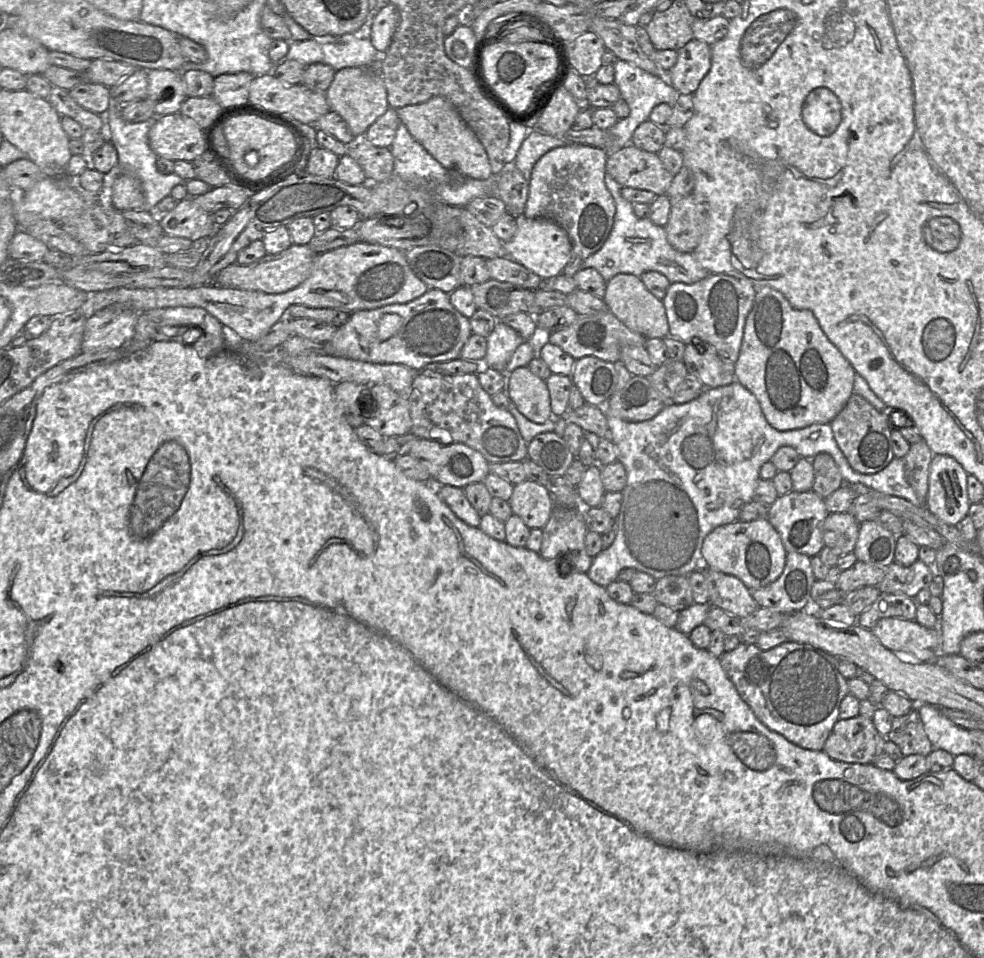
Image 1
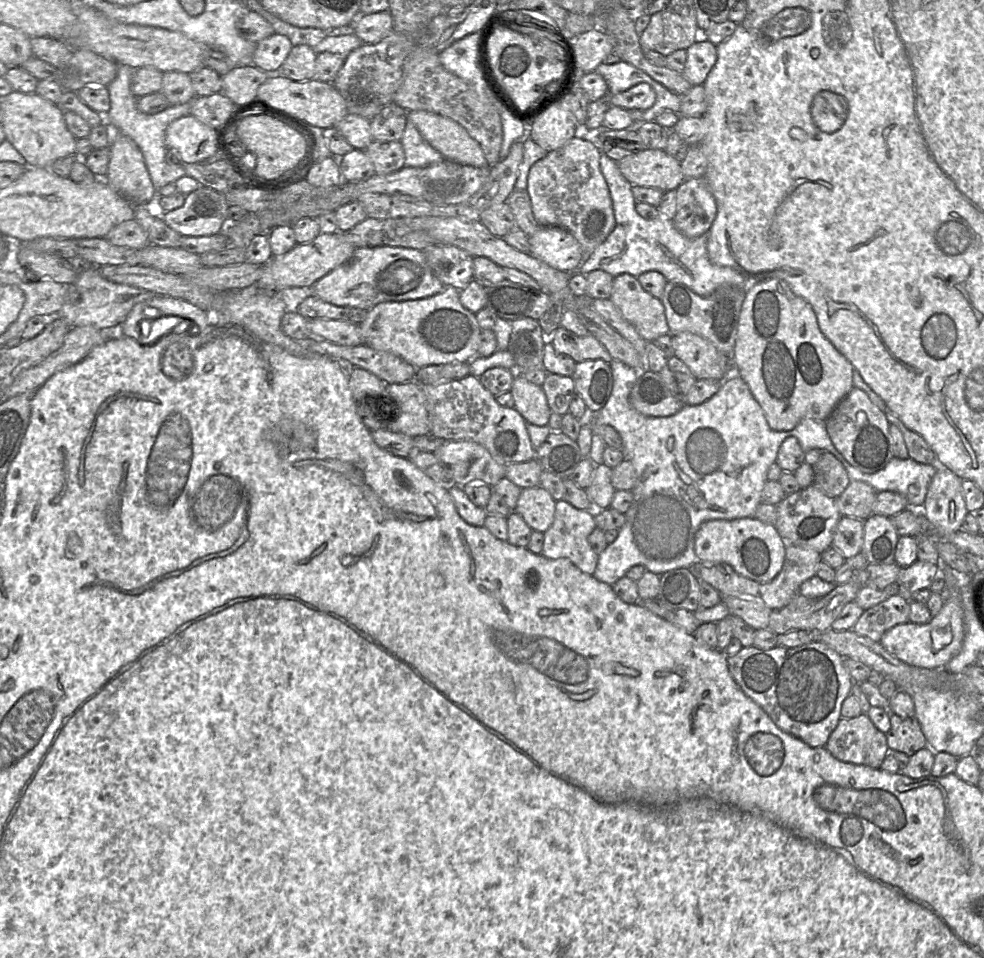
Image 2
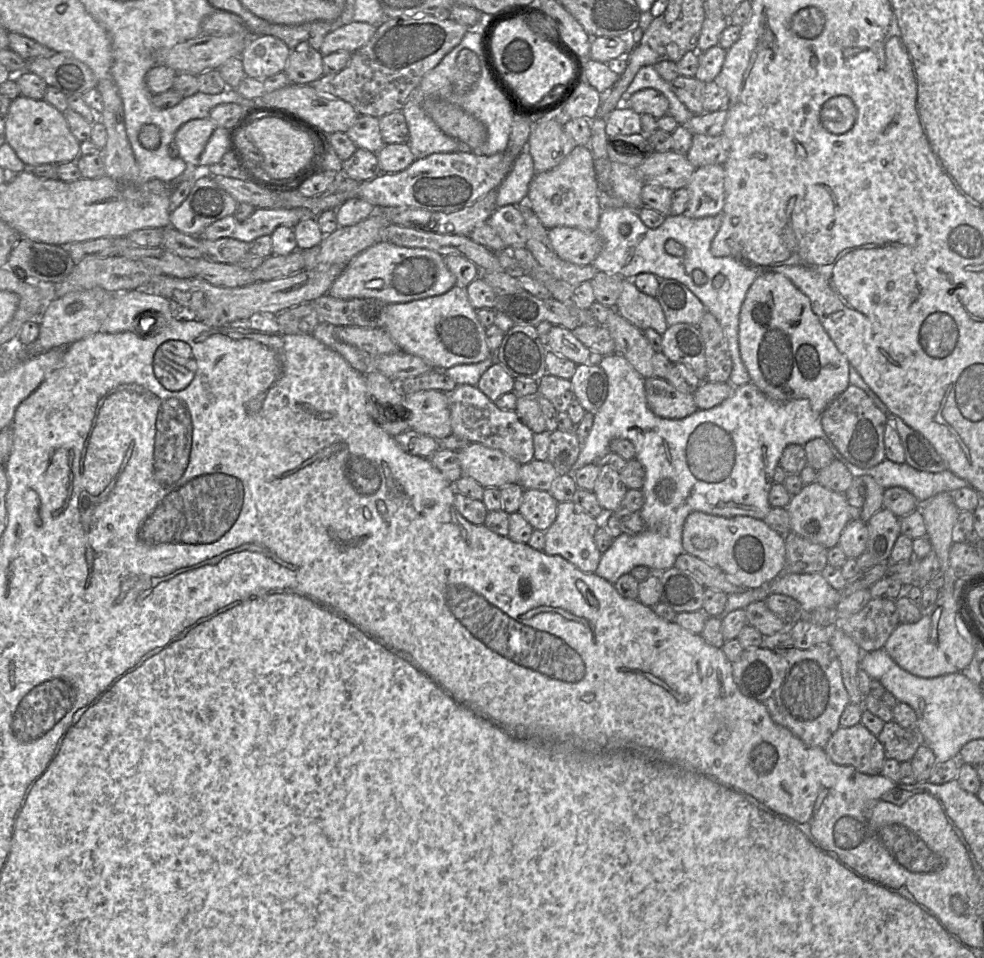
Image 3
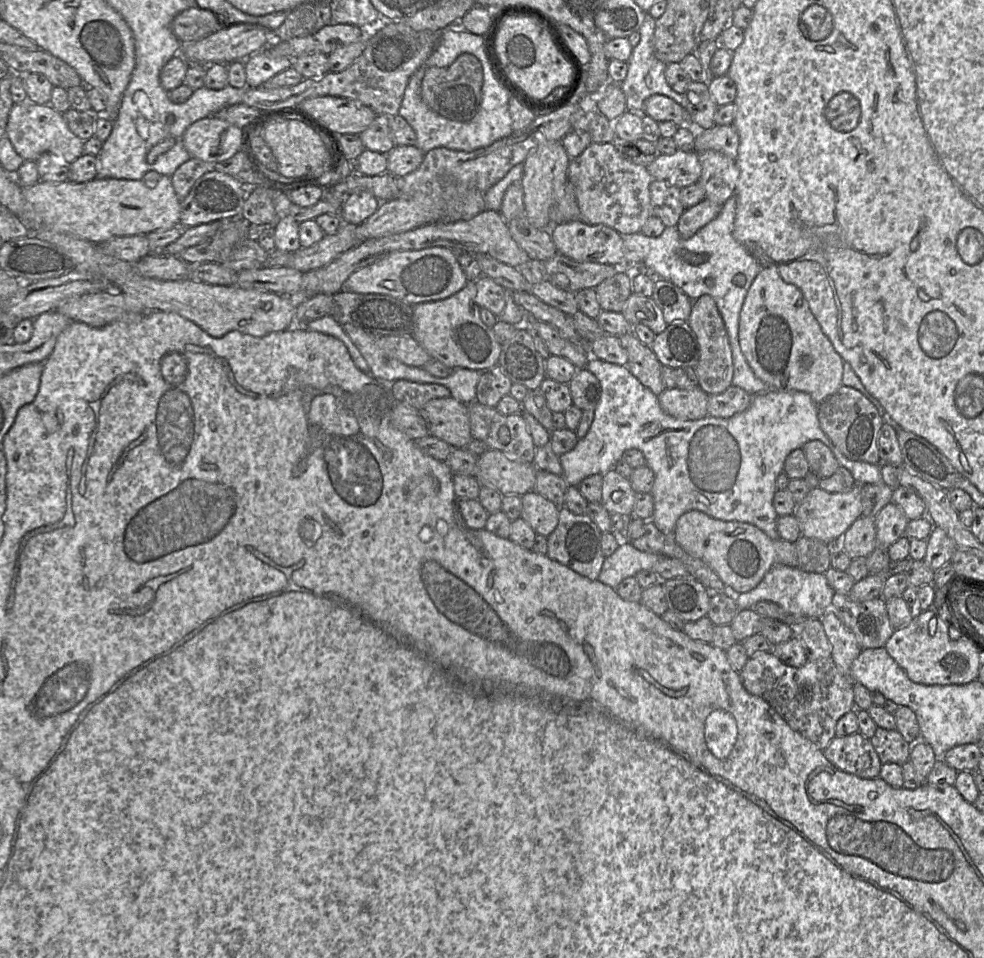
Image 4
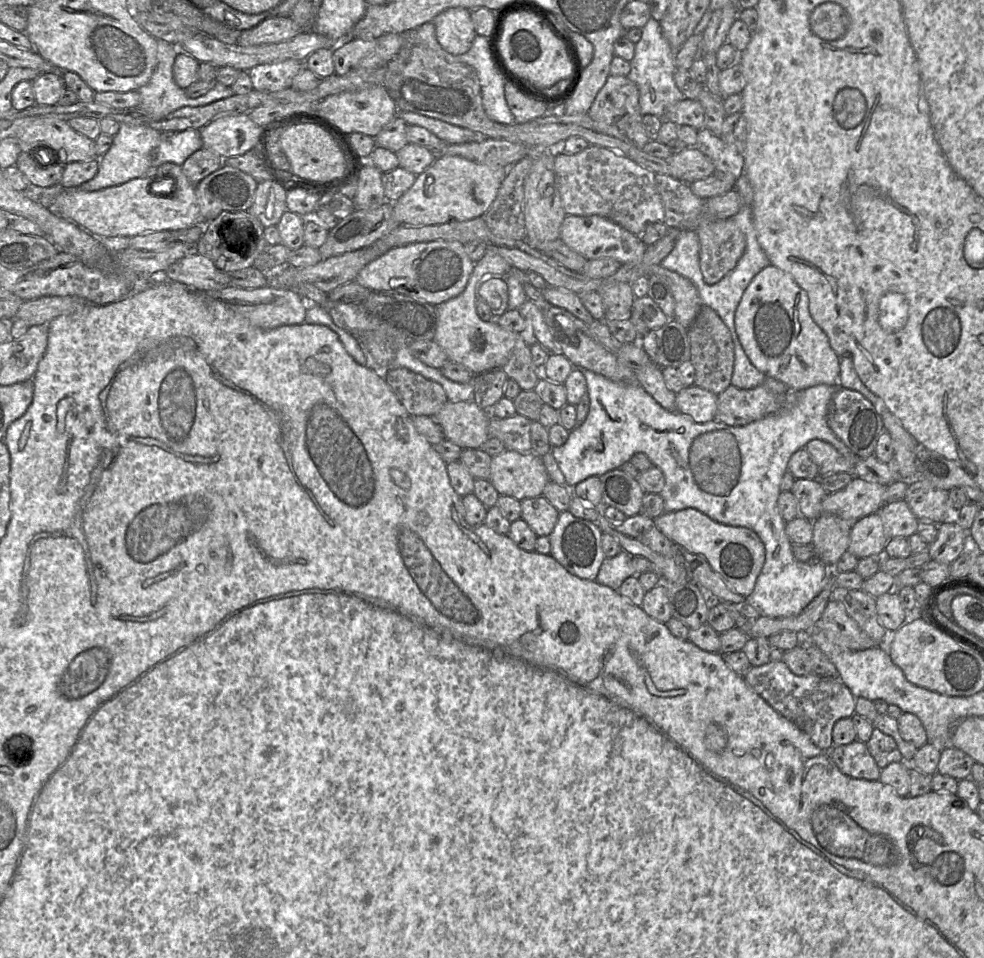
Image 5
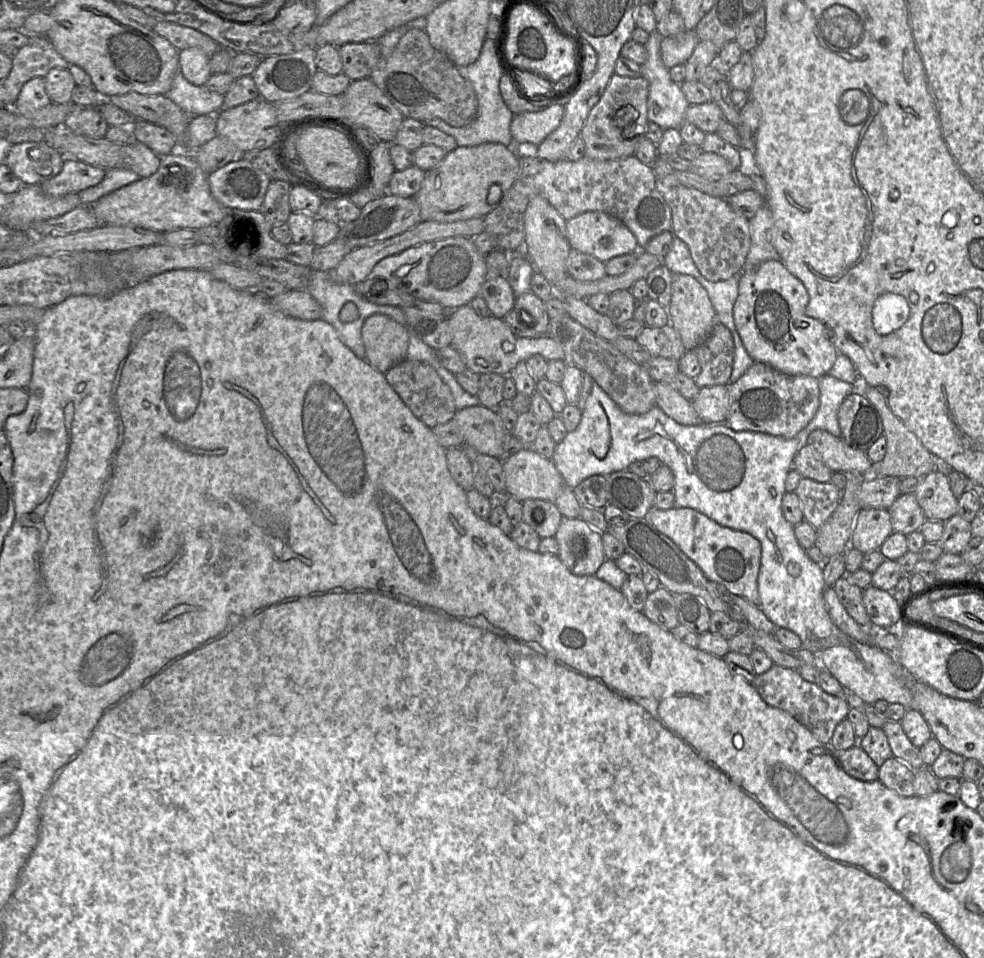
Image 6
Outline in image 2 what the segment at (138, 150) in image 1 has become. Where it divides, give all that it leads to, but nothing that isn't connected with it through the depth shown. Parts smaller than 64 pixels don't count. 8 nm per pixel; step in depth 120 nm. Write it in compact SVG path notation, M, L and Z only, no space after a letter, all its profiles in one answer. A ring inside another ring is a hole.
M118 64L118 71L115 79L106 87L110 97L110 109L104 116L105 121L111 129L119 131L129 136L139 147L144 157L145 165L150 179L158 191L168 183L174 183L179 178L186 175L184 168L180 164L171 164L165 160L166 143L165 131L167 126L174 120L190 115L191 102L179 105L170 105L168 108L156 113L145 114L137 109L137 97L131 91L131 80L135 68Z

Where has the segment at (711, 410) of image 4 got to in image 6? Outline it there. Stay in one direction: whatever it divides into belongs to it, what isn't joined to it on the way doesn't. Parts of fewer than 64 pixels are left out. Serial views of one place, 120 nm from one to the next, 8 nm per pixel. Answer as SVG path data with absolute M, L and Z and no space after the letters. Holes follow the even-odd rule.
M754 362L736 382L728 383L727 389L729 412L726 424L735 431L754 431L793 438L813 419L820 404L819 378L786 374L761 362Z

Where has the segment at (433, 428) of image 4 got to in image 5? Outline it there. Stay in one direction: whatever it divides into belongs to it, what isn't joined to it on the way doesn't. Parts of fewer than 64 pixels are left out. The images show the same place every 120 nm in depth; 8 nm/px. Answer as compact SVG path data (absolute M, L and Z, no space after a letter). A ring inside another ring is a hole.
M448 401L434 416L442 426L445 438L462 449L479 449L490 438L488 424L490 412L480 408L474 401L451 402Z

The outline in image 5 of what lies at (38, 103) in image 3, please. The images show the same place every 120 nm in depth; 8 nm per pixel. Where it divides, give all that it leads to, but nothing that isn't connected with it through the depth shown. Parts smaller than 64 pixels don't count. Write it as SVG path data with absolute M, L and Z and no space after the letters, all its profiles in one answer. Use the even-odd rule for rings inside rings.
M53 116L32 118L16 140L23 151L45 149L50 156L56 153L57 161L63 165L99 159L95 140L75 131L68 121Z

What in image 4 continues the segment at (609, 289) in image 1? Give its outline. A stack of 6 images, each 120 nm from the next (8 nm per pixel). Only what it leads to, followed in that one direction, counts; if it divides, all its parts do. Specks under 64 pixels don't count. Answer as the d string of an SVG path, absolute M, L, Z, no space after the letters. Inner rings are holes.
M632 292L621 313L632 326L643 324L649 327L655 335L664 331L668 326L662 310L651 296L641 296Z

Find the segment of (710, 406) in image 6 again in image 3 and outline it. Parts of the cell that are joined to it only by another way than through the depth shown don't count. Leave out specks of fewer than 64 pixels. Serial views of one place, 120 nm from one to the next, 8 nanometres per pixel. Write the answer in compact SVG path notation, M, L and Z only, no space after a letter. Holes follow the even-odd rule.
M652 376L645 379L649 409L664 419L683 419L698 410L693 393L677 390L667 380Z

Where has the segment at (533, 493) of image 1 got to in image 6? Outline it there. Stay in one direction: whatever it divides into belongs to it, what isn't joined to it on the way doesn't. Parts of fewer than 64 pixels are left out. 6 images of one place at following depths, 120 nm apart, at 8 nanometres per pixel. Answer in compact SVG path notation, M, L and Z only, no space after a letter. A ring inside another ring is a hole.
M527 499L522 501L522 521L543 539L555 536L562 515L552 501Z

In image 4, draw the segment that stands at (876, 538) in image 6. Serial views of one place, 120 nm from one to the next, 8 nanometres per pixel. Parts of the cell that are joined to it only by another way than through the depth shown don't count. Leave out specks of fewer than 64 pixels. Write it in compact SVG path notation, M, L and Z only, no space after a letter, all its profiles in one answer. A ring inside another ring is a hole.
M860 516L845 531L841 547L851 559L867 557L876 548L874 517Z

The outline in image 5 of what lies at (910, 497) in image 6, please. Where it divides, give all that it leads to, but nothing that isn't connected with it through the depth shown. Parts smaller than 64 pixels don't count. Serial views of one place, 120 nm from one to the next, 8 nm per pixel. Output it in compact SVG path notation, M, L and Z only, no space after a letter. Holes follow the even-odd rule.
M905 500L884 504L876 513L880 515L885 534L889 539L909 538L917 533L919 519L913 514Z

